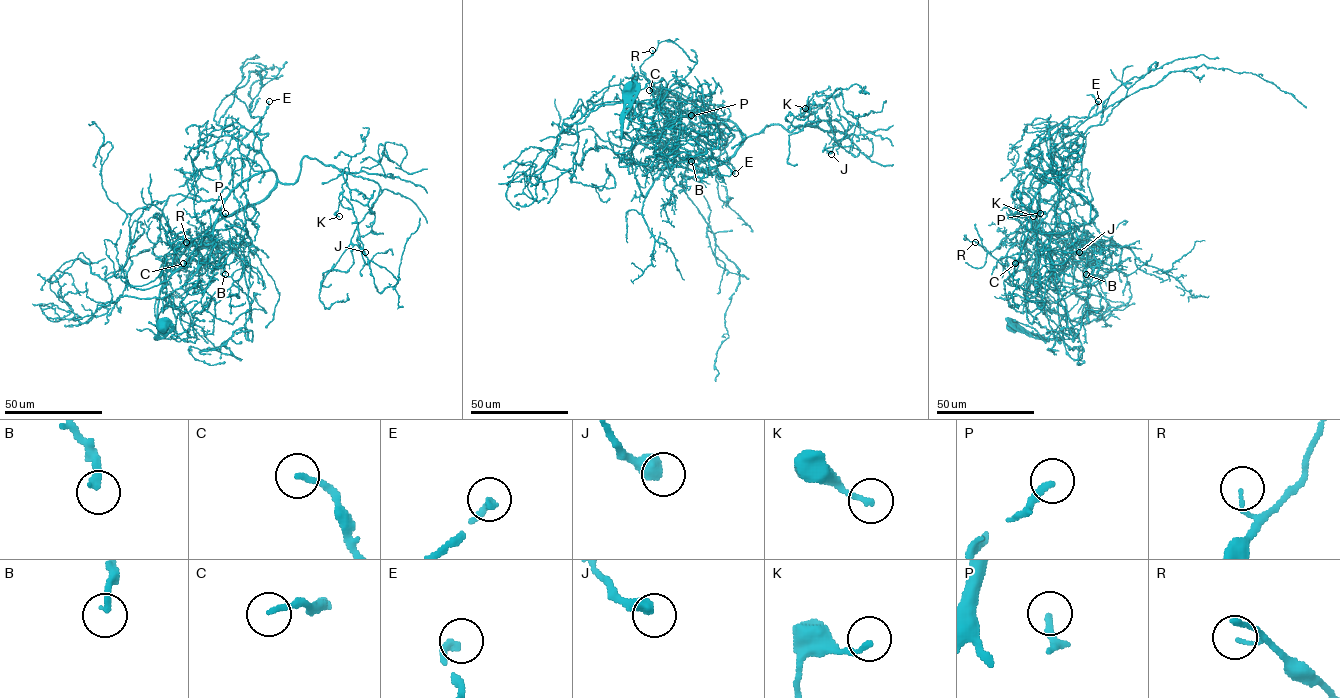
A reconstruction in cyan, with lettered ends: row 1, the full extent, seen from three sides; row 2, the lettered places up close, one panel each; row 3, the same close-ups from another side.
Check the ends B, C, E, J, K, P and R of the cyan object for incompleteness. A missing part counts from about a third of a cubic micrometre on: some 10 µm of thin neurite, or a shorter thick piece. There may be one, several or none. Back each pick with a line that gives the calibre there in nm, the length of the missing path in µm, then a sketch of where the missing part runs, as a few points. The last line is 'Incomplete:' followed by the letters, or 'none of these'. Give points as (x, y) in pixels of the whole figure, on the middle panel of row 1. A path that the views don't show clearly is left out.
B: 240 nm | 35 µm
E: 200 nm | 5 µm
P: 240 nm | 30 µm
Incomplete: B, E, P

